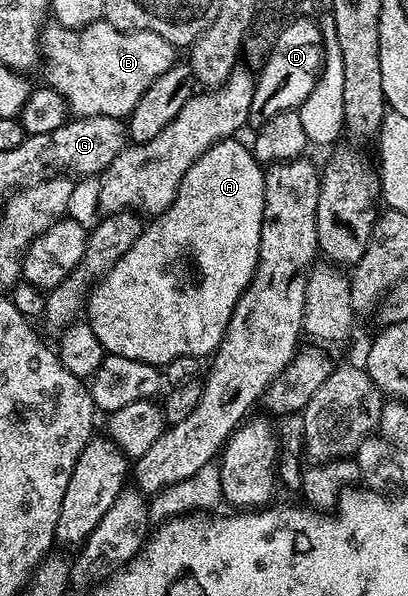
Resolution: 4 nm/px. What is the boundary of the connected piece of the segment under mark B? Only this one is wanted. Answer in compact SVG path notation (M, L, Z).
M105 19L95 20L93 24L87 24L85 28L63 28L60 23L48 22L44 25L44 31L40 33L40 46L43 57L46 59L46 68L48 64L48 80L47 87L53 88L58 94L64 96L65 102L68 104L71 115L79 118L82 116L118 116L126 118L138 106L138 98L142 98L142 94L146 94L146 90L153 84L162 74L166 74L172 69L172 65L177 63L177 49L170 42L166 42L166 38L162 38L153 32L123 32L114 26L110 26Z

